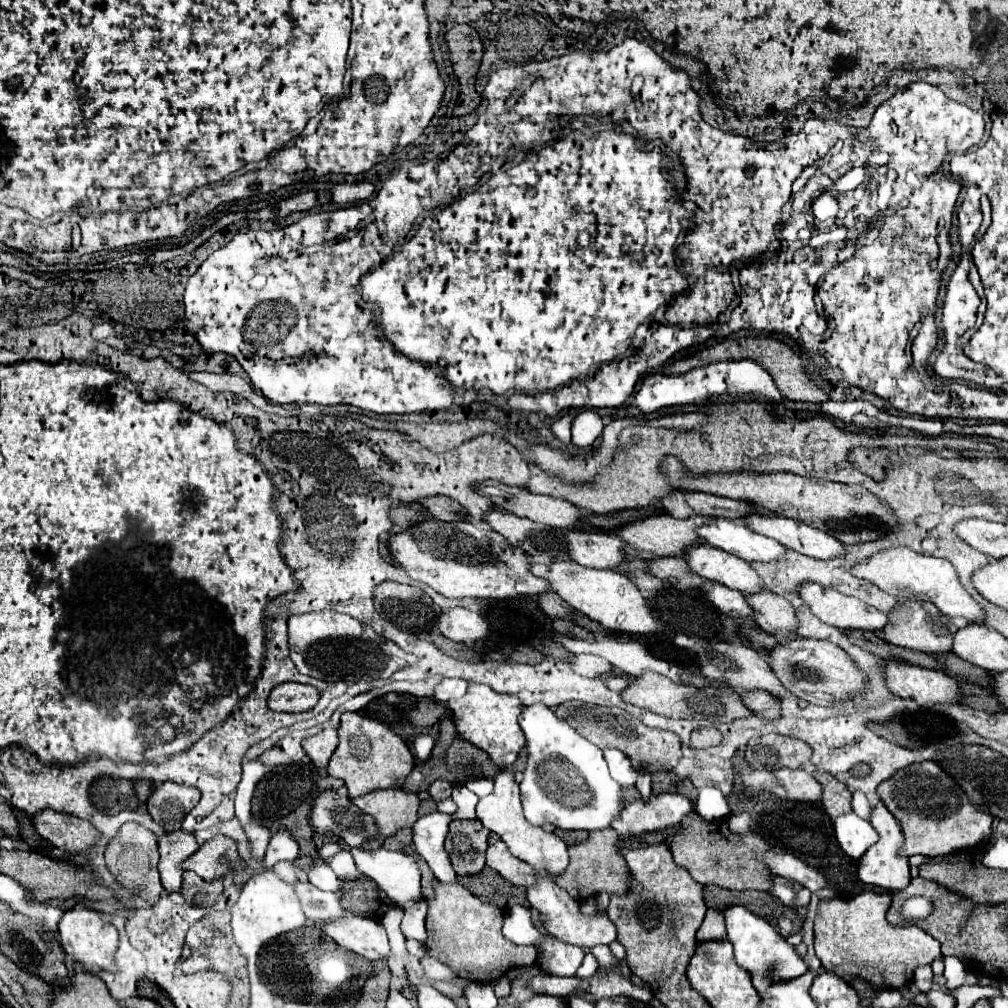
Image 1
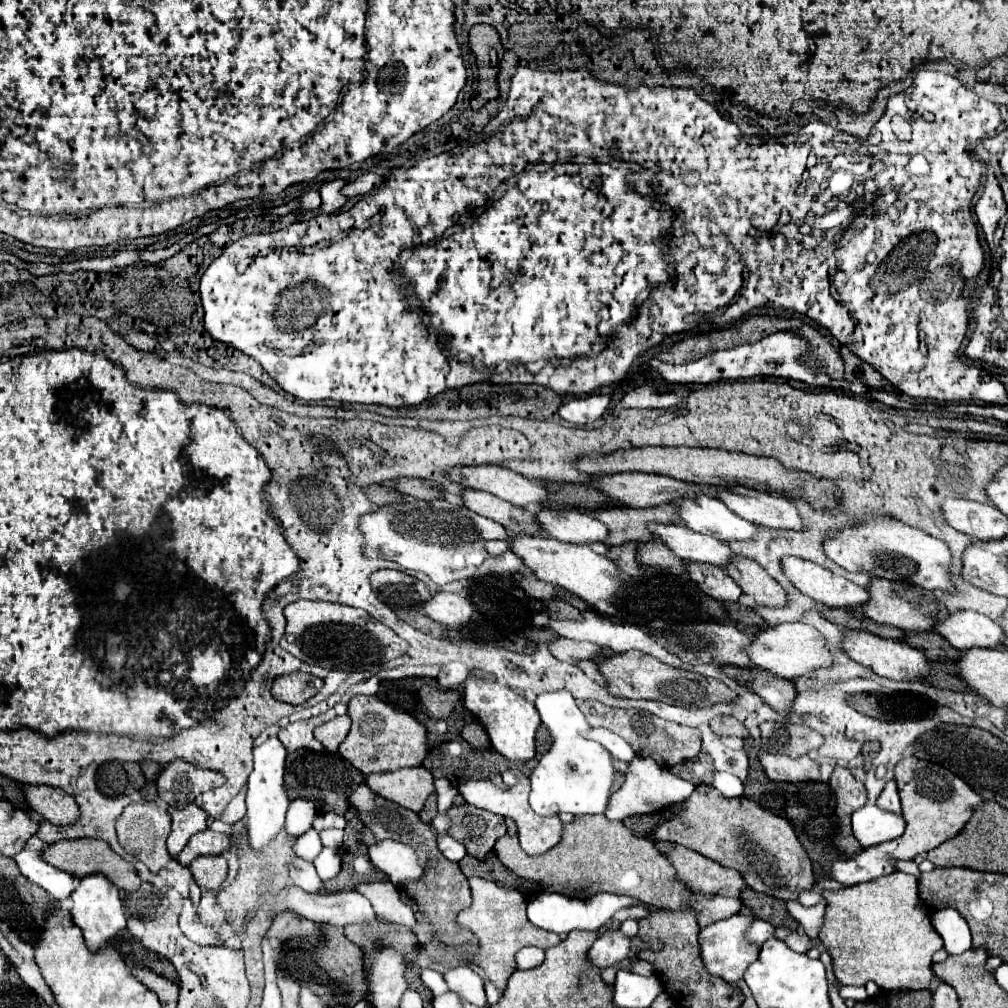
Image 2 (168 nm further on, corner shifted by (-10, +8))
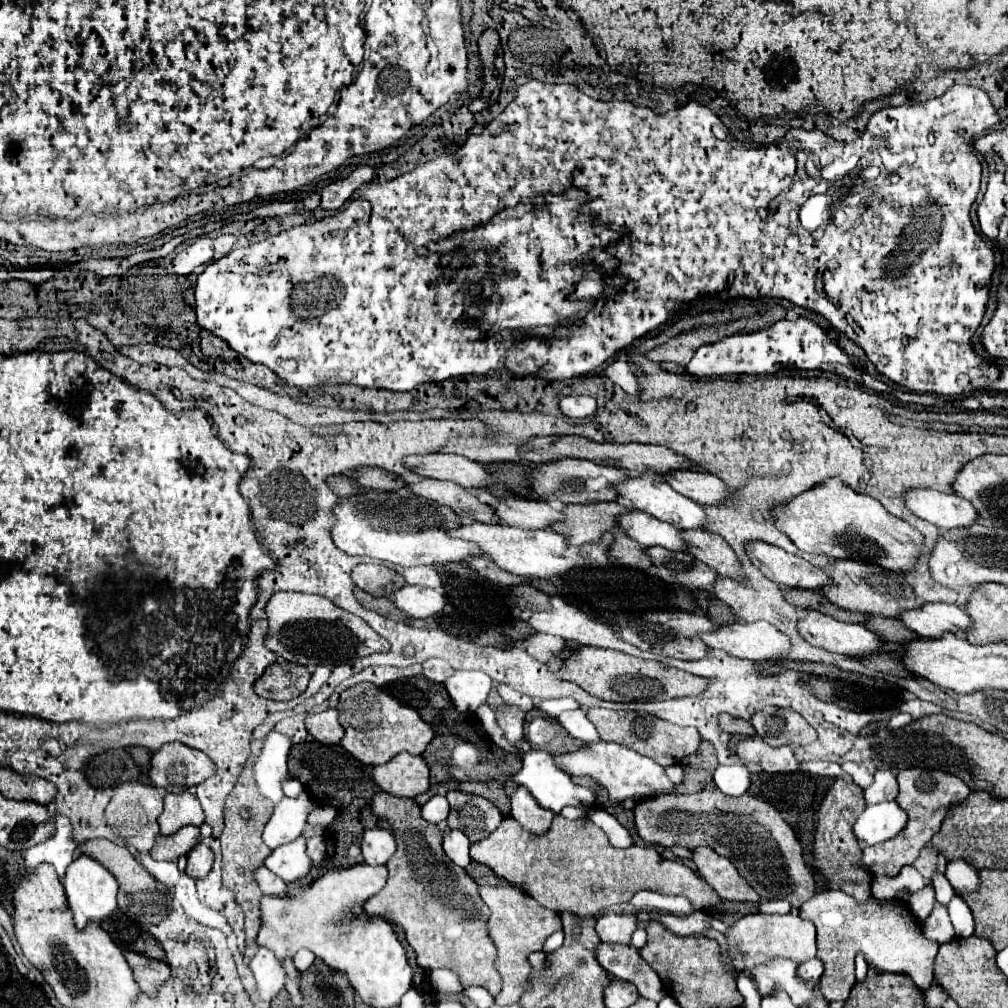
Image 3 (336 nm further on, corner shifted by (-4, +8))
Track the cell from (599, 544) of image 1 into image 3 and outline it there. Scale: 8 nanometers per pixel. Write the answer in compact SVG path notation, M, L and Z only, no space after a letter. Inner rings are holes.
M502 499L496 507L502 523L516 525L522 529L550 529L554 523L564 521L564 513L552 509L546 501L530 501L530 499Z

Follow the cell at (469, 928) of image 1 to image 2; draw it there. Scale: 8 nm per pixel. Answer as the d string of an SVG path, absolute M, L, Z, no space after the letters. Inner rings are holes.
M470 877L470 889L472 889L472 907L464 909L458 913L458 925L468 927L476 939L480 941L480 953L476 955L476 965L484 971L484 975L498 985L500 991L506 989L508 977L518 969L516 967L516 953L522 947L536 945L542 949L554 947L560 943L560 937L556 933L538 929L532 925L526 917L526 899L522 893L514 889L502 889L492 881L480 879L480 877Z

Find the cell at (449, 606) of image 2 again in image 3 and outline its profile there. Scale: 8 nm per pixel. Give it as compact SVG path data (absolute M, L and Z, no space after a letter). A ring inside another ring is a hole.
M406 585L394 593L392 601L398 609L416 619L428 619L432 615L442 613L446 607L446 597L438 589L426 589L416 585Z

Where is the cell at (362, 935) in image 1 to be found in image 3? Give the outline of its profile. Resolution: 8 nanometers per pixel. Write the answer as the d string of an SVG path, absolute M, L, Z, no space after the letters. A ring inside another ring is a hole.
M266 867L256 869L256 881L262 889L264 895L276 895L276 897L290 897L286 883L280 877L274 877L274 873L270 873Z

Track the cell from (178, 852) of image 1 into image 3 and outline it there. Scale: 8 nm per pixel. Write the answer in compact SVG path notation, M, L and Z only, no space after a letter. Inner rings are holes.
M184 791L180 795L166 793L164 811L158 819L160 835L164 835L164 837L174 835L178 829L182 829L184 825L192 825L192 823L194 825L204 823L204 811L202 811L198 799L194 795L190 795L188 791Z

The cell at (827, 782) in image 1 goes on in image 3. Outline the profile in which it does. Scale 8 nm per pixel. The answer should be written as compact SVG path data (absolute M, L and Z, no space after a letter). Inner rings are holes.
M836 777L834 785L826 793L820 811L818 811L818 827L816 827L816 837L814 837L814 857L816 857L816 867L820 873L828 879L830 889L842 889L844 893L850 893L856 901L866 901L870 899L870 881L872 875L860 867L860 857L862 849L858 839L852 833L854 817L862 813L866 807L862 789L856 783L850 783L842 777Z

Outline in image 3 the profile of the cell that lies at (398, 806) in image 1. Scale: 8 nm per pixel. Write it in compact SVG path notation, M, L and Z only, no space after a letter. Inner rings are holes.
M406 751L398 753L384 765L372 767L372 779L382 791L402 799L414 799L430 787L424 759Z

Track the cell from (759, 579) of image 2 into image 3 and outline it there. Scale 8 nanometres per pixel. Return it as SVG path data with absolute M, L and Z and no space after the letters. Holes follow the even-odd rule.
M682 531L686 541L690 541L688 553L692 553L696 559L706 563L708 567L714 567L714 571L722 577L730 577L734 581L742 581L742 563L738 561L736 553L722 541L722 537L710 533L710 531L694 531L686 533Z

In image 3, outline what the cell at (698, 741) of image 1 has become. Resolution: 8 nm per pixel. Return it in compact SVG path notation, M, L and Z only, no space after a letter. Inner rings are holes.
M726 713L726 715L720 715L718 723L720 723L720 729L722 729L722 731L732 733L732 735L746 735L746 737L754 737L754 735L756 735L754 727L752 727L748 721L736 719L736 717L728 715L728 713Z

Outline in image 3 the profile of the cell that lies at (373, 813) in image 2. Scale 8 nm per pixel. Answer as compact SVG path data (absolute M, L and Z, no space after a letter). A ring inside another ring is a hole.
M376 793L372 797L372 813L376 819L382 819L390 825L398 851L396 851L396 867L388 867L388 883L386 887L368 899L364 903L364 911L372 917L382 917L394 927L400 927L406 935L408 945L416 951L418 965L424 969L440 969L446 967L454 971L462 985L480 985L490 991L490 995L498 995L498 989L502 987L502 979L498 977L498 971L494 969L494 957L496 949L490 937L486 937L486 905L478 897L478 885L466 875L466 871L458 865L454 865L446 853L442 851L442 833L434 823L428 823L420 815L420 807L414 799L398 799L388 793Z

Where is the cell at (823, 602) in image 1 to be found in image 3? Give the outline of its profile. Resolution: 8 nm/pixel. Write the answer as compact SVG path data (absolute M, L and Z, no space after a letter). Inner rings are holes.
M754 541L746 545L746 553L752 565L756 565L770 581L778 583L784 589L822 591L826 585L832 583L826 571L814 567L798 555L786 553L780 547Z

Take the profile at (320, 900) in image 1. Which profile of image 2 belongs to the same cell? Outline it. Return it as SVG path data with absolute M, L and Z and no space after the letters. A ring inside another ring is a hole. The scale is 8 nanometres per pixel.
M294 857L288 863L288 875L298 887L302 887L308 893L318 893L322 887L322 879L318 877L312 861L304 861L300 857Z

